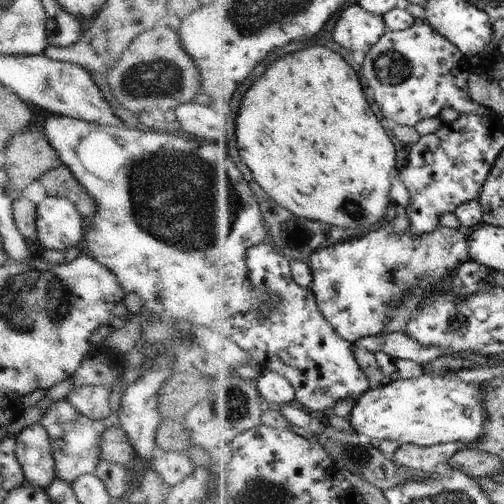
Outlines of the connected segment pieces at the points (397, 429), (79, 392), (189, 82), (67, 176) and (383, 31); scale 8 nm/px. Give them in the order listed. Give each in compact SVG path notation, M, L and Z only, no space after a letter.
M423 375L421 378L392 380L388 385L370 390L358 400L351 417L354 430L374 441L392 440L400 444L416 444L432 447L445 443L461 443L464 447L474 445L485 434L484 382L464 382L455 376L437 377Z
M81 385L73 388L67 400L78 412L98 421L106 419L111 414L110 396L111 389L109 387Z
M164 23L132 40L120 63L107 78L114 98L133 112L140 123L158 131L179 132L181 127L175 116L176 108L201 96L198 66L186 53L177 30Z
M63 163L56 169L44 174L40 183L48 197L65 197L70 200L84 218L93 218L97 205L92 196L77 182L72 172Z
M360 2L350 4L342 12L334 30L334 38L350 52L362 51L368 54L389 32L384 17L365 10Z

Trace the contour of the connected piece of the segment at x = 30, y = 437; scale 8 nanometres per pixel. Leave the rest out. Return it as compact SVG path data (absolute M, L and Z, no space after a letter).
M37 423L24 428L15 438L15 452L25 480L45 491L56 476L53 449L44 426Z

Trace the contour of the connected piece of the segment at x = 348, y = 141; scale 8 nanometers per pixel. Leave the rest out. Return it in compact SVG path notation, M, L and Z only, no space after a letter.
M312 46L312 48L306 48L306 50L300 50L300 52L294 52L282 60L278 60L276 64L272 64L268 68L268 72L252 86L252 92L248 92L248 96L244 98L244 101L236 104L238 110L236 110L236 118L233 118L233 122L236 122L236 126L233 126L234 132L233 138L236 138L236 144L244 156L244 162L252 168L256 180L262 184L262 188L276 200L280 202L280 205L284 204L288 210L292 210L296 216L302 216L302 218L308 218L308 220L320 220L320 222L328 222L332 227L339 227L350 231L358 236L366 237L372 233L372 228L376 228L388 214L390 206L395 204L392 200L392 174L401 174L398 169L398 148L392 140L392 136L388 134L388 130L384 128L381 118L376 116L376 112L370 108L368 104L368 96L362 88L362 80L358 76L358 72L354 70L354 66L350 66L338 52L326 48L326 46Z

